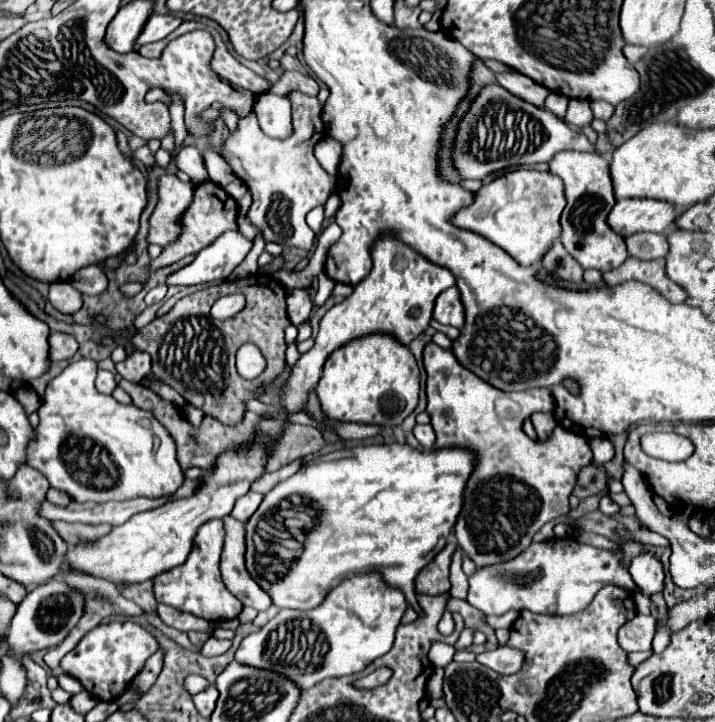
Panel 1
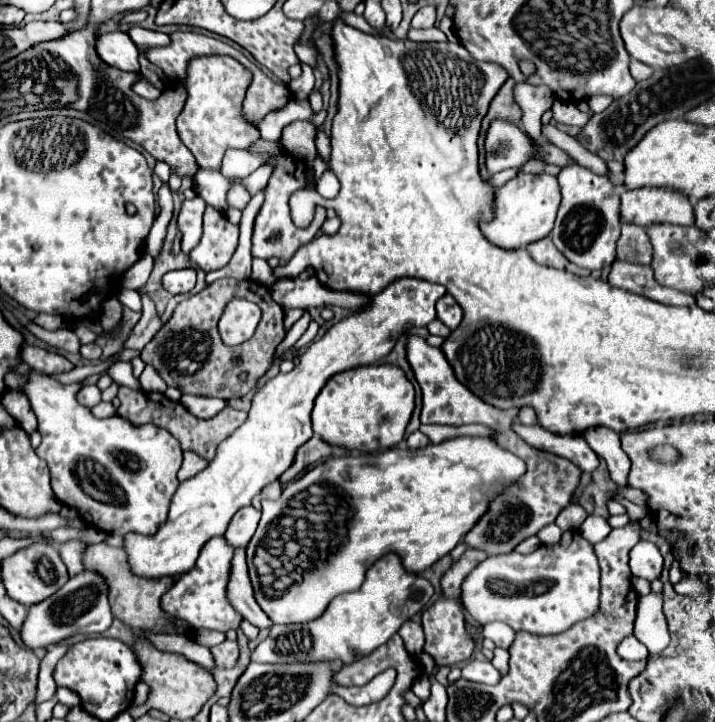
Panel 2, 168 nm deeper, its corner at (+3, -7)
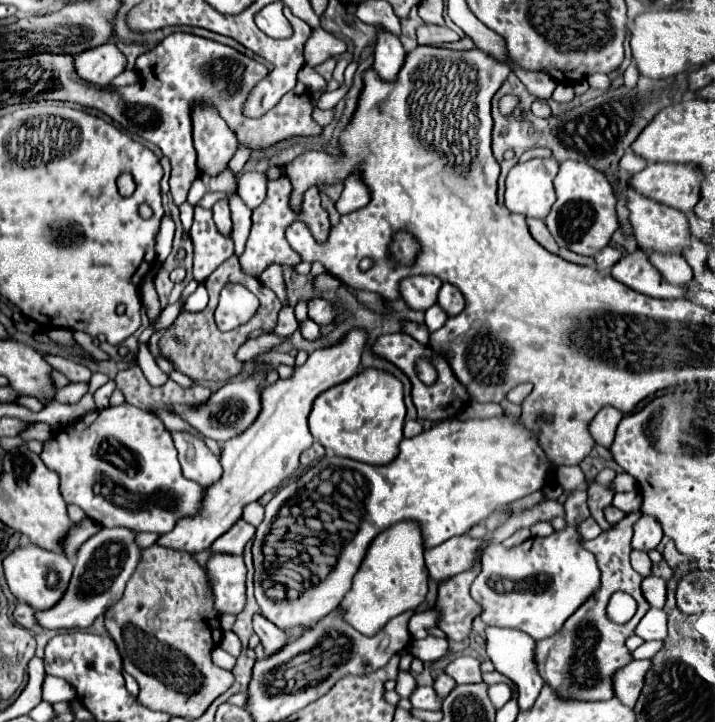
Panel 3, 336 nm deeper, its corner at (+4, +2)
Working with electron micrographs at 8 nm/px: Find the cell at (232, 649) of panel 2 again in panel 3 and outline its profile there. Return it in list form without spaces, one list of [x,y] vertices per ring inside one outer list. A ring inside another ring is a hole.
[[[224,632],[224,640],[220,642],[220,648],[226,650],[228,654],[232,654],[234,658],[238,658],[240,650],[242,650],[242,644],[240,644],[240,638],[234,632]]]

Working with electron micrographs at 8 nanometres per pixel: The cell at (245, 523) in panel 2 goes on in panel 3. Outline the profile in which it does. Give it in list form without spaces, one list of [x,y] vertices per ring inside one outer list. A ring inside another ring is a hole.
[[[240,520],[240,524],[234,524],[224,536],[220,536],[210,550],[212,552],[220,552],[220,554],[242,554],[246,542],[254,536],[254,528],[250,524],[246,524],[244,520]]]

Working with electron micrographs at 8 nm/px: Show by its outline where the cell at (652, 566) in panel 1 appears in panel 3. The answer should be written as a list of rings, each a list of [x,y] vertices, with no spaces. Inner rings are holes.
[[[642,514],[638,522],[634,524],[634,538],[632,538],[632,548],[636,550],[652,550],[658,546],[662,540],[662,526],[654,516]]]

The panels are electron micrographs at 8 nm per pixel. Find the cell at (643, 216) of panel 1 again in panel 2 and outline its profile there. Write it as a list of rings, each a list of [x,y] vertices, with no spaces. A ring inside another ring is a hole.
[[[637,189],[637,193],[621,193],[621,221],[649,227],[655,223],[669,225],[693,225],[693,205],[677,193],[665,193],[665,189]]]

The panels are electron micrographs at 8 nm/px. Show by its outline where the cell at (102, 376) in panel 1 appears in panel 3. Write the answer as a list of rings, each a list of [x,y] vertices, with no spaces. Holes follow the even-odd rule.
[[[68,384],[60,390],[56,390],[54,400],[64,402],[64,404],[76,404],[86,392],[88,392],[88,384]]]

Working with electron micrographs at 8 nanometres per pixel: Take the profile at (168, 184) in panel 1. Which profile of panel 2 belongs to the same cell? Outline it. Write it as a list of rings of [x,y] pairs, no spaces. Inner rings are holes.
[[[201,197],[185,199],[177,215],[177,231],[181,233],[181,251],[189,253],[201,239],[201,217],[205,211],[205,201]]]

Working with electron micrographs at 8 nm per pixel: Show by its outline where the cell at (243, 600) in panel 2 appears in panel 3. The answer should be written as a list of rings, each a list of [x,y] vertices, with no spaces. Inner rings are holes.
[[[260,614],[254,616],[254,630],[264,646],[264,656],[272,656],[288,644],[288,636],[284,634],[284,630],[276,628],[270,620],[264,620]]]

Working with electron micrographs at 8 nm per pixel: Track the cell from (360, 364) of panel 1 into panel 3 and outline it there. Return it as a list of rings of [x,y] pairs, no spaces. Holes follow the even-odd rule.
[[[366,368],[316,398],[310,412],[310,432],[314,440],[318,440],[324,448],[330,448],[336,456],[384,466],[398,456],[404,416],[406,406],[402,382],[388,372]]]

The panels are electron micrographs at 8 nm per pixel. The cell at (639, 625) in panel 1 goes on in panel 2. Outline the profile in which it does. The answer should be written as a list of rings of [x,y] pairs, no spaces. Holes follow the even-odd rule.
[[[635,635],[625,637],[625,639],[619,643],[617,651],[619,651],[619,655],[621,655],[623,659],[627,659],[627,661],[641,661],[641,659],[647,659],[647,655],[649,655],[647,647],[645,647]]]

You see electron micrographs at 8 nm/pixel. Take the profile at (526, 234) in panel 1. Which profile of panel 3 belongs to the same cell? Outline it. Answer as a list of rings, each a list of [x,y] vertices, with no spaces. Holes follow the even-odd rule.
[[[554,158],[518,162],[506,178],[506,208],[528,218],[544,218],[556,200],[552,180],[558,174],[558,166]]]

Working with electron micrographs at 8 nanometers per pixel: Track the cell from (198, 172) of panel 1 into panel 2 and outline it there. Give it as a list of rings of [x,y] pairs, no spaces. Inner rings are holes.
[[[197,169],[193,175],[193,189],[195,193],[205,199],[205,203],[211,203],[215,209],[221,209],[221,213],[227,211],[225,205],[225,193],[231,187],[231,183],[221,175],[217,169]]]

